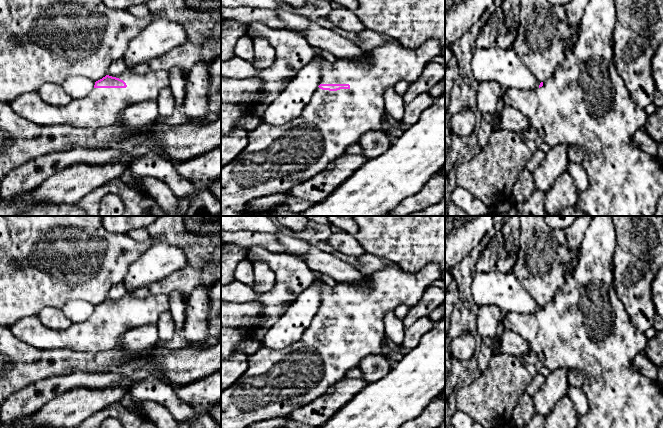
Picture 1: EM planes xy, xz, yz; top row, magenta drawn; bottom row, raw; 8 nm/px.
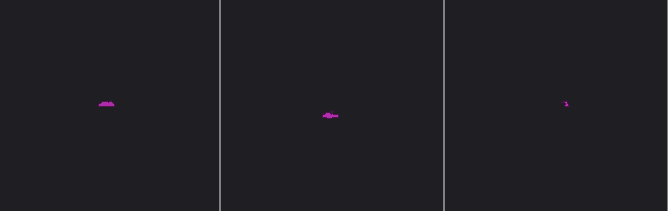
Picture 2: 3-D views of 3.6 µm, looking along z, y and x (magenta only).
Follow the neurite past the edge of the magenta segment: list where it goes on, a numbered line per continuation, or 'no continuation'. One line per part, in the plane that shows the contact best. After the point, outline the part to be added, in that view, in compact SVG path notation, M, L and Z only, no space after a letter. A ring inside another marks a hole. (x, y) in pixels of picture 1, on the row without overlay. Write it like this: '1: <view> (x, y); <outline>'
1: xz (278, 381); M391 263L369 275L364 284L337 283L332 287L323 282L319 309L349 308L350 312L329 315L317 311L307 330L294 344L284 349L261 346L255 353L249 355L246 372L233 385L221 391L221 428L247 428L256 422L290 417L294 410L321 397L330 386L343 379L350 369L359 367L366 356L382 353L385 314L401 304L410 308L415 306L422 299L425 290L434 282L441 280L441 276L441 269L437 263L427 264L413 273Z

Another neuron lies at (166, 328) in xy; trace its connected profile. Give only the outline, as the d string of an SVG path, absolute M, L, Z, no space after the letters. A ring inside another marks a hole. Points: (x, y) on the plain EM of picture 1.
M169 311L162 313L157 323L159 339L163 341L170 341L175 332L175 324L172 315Z

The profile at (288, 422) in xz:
M290 417L283 418L284 424L280 428L314 428L299 421L295 421Z

